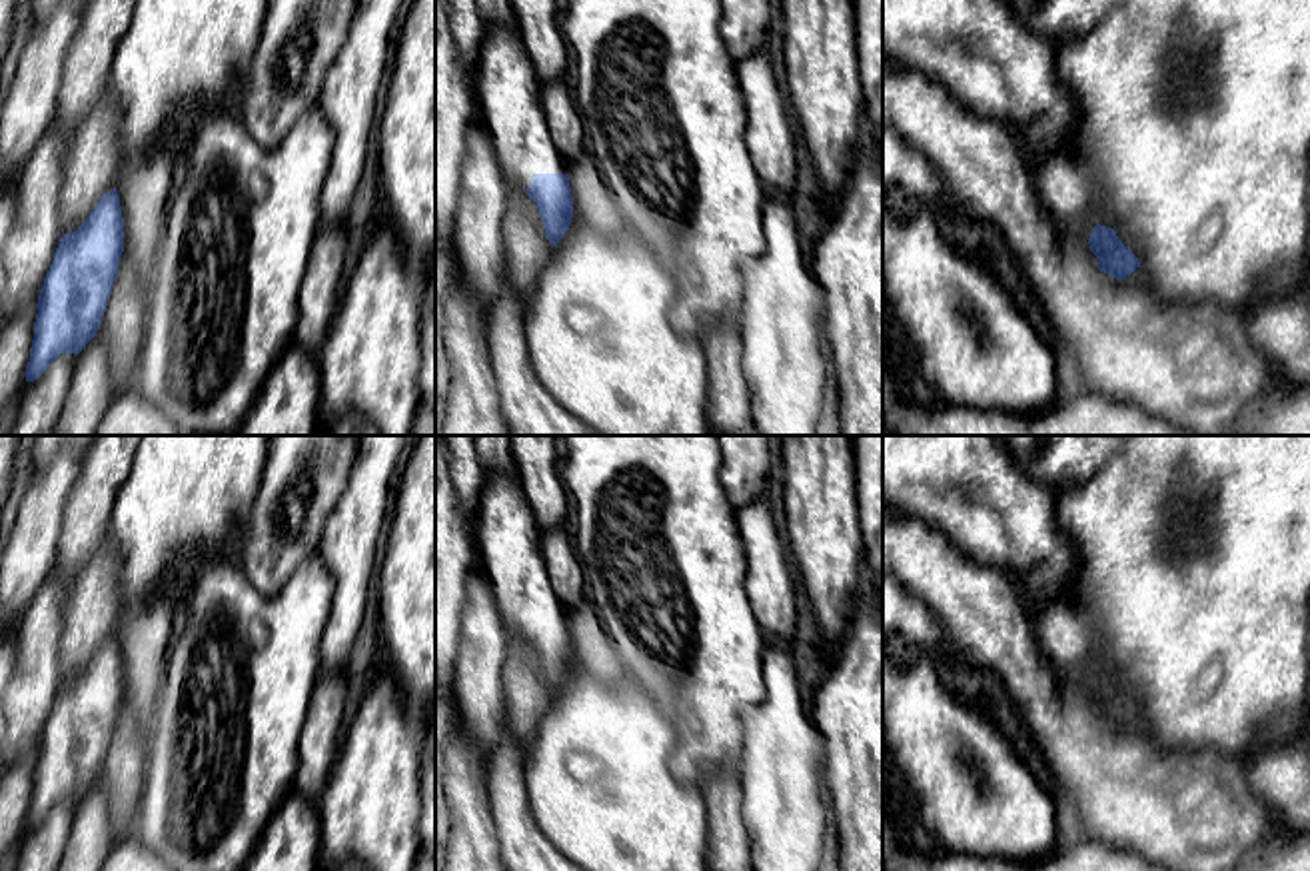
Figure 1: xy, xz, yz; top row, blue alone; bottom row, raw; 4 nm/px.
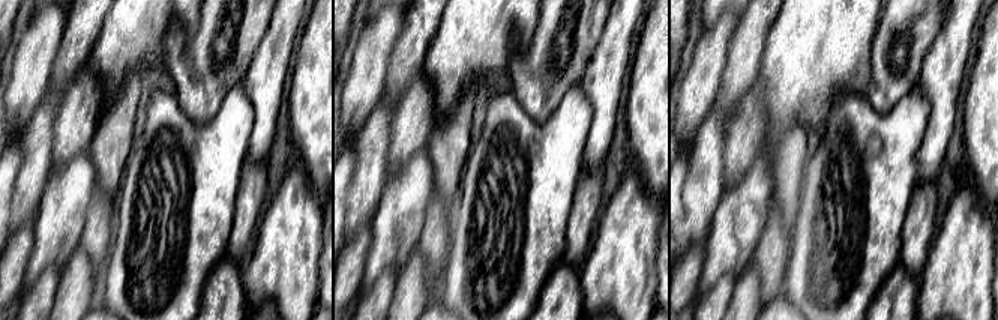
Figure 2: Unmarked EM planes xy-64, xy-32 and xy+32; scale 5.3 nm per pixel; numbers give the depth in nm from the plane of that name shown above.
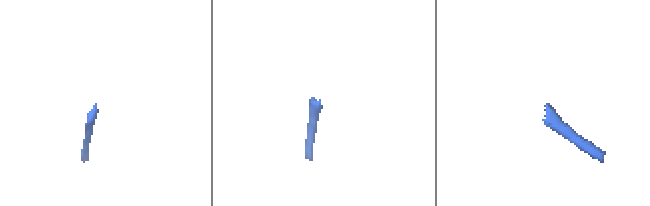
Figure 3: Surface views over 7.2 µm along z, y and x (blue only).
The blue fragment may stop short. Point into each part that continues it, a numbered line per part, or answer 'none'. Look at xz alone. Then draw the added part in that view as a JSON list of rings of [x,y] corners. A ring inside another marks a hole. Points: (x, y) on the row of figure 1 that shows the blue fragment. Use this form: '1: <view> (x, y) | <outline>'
1: xz (508, 90) | [[[513,26],[489,28],[473,74],[479,124],[493,142],[509,190],[529,190],[533,174],[567,174],[541,108],[537,78]]]

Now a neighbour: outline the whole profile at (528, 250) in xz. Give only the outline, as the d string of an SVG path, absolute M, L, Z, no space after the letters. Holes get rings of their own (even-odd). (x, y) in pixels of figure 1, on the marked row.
M509 190L501 234L505 284L525 302L555 246L545 236L537 204L523 190Z

